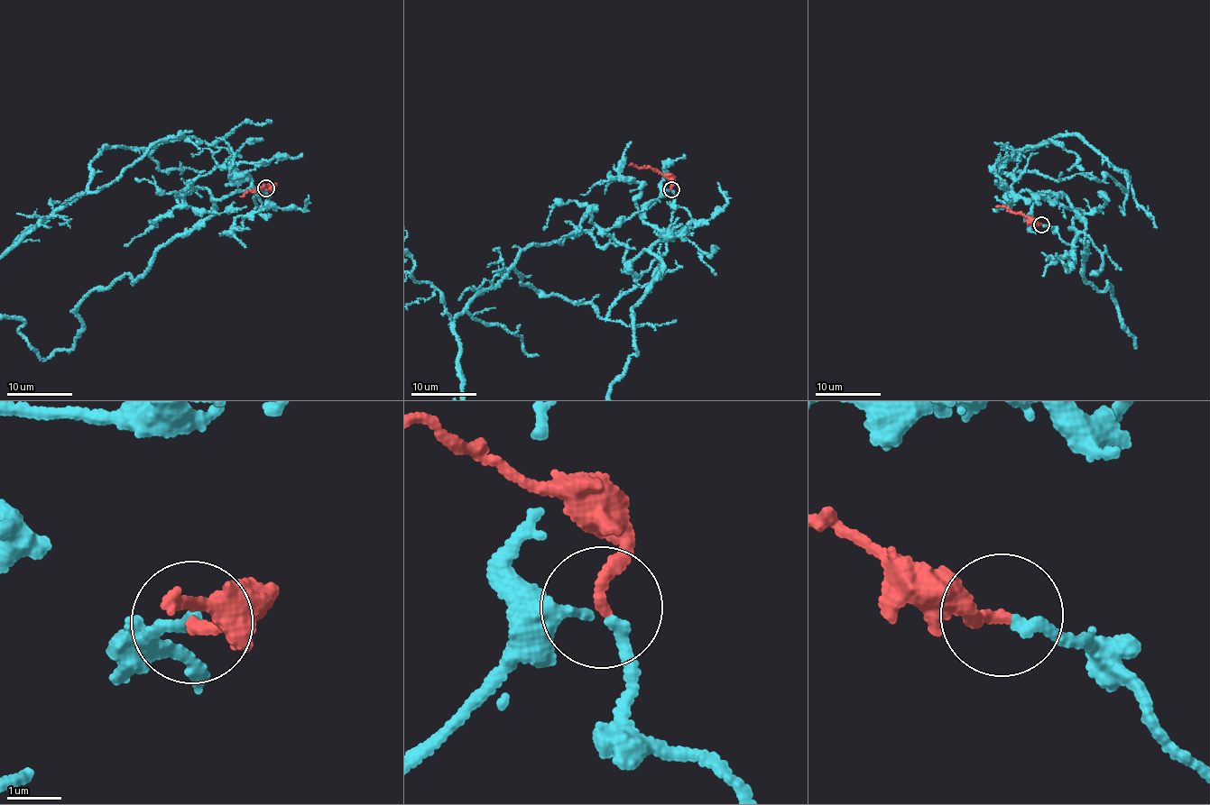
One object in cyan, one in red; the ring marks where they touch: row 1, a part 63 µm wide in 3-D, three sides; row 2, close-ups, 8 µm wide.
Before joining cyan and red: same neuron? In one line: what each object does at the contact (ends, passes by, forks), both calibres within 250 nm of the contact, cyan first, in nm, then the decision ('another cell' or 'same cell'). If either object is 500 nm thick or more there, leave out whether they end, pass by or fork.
cyan ends there; red ends there; 190 nm thick on the cyan side, 240 nm on the other; same cell

